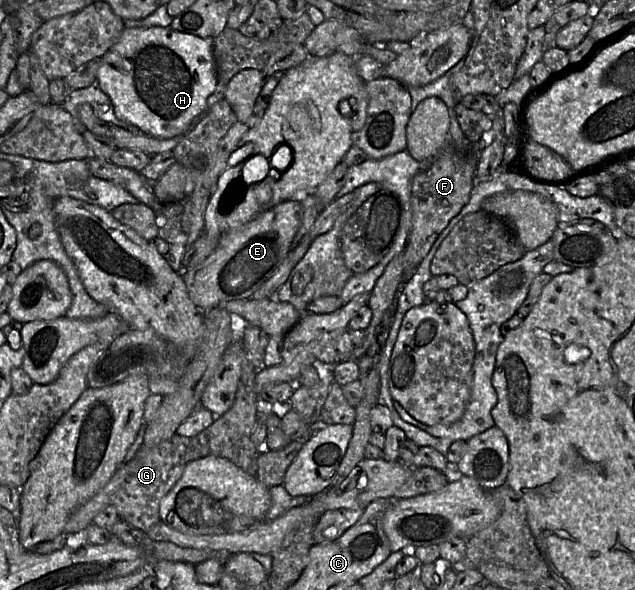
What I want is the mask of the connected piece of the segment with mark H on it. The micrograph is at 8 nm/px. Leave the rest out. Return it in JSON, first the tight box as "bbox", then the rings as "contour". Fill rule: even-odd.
{"bbox":[97,27,217,139],"contour":[[[126,27],[101,57],[97,71],[97,82],[111,99],[116,117],[156,138],[169,139],[188,132],[206,112],[207,98],[217,86],[213,39],[182,33],[170,27]]]}

